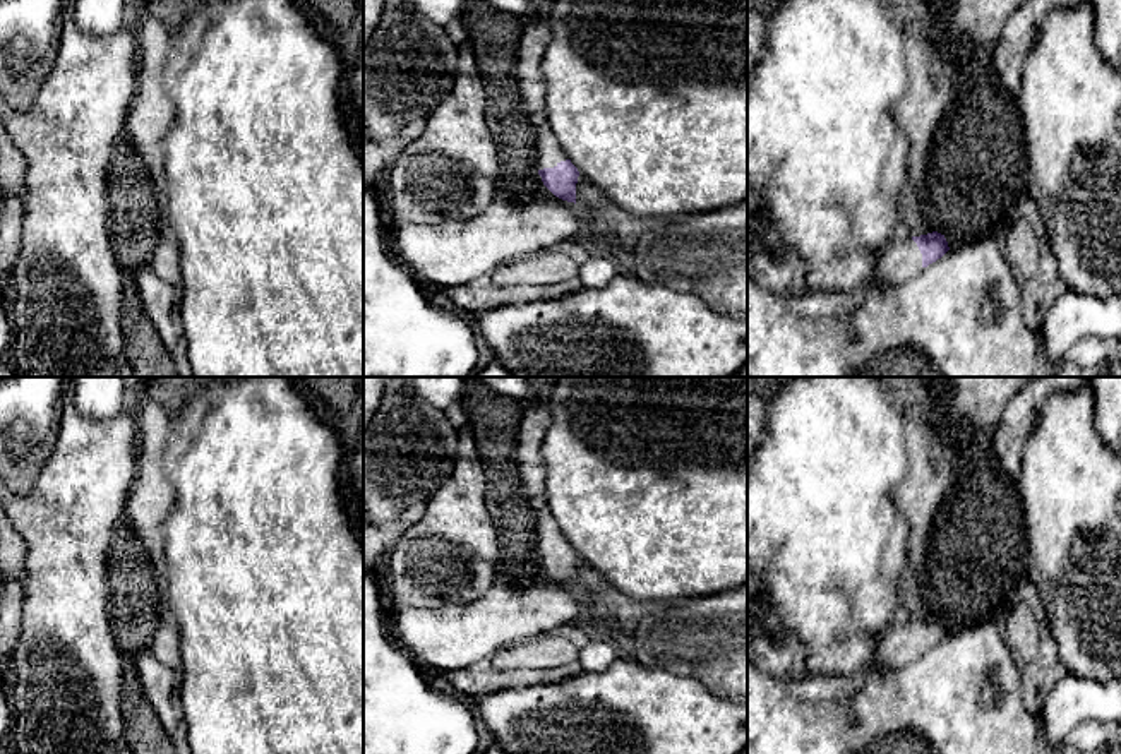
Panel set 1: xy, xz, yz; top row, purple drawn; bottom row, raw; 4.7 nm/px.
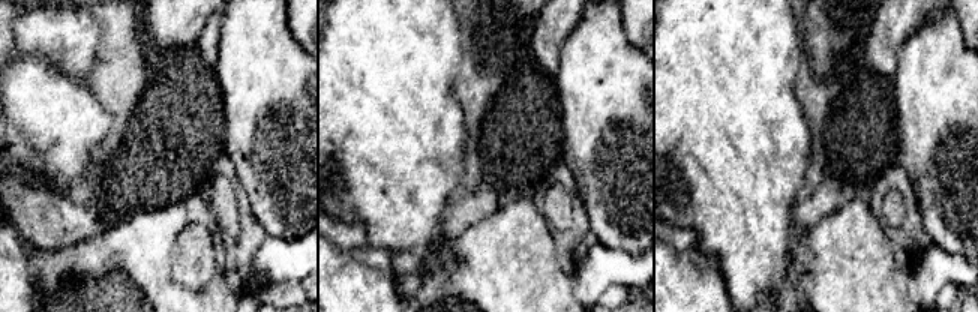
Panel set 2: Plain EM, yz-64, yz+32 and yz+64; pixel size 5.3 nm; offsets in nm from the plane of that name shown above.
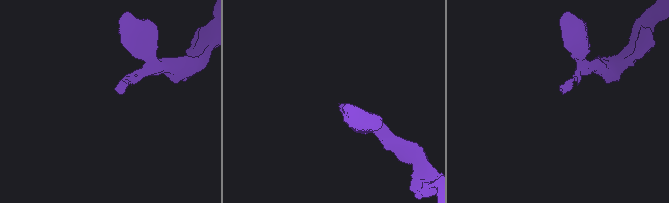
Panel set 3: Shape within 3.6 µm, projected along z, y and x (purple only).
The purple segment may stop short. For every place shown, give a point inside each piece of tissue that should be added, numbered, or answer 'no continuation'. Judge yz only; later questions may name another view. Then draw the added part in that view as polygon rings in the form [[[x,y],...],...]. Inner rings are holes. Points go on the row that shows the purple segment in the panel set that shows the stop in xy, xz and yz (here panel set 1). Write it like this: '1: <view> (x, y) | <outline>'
1: yz (900, 259) | [[[908,233],[896,235],[878,255],[876,274],[884,283],[902,284],[922,269],[922,254]]]

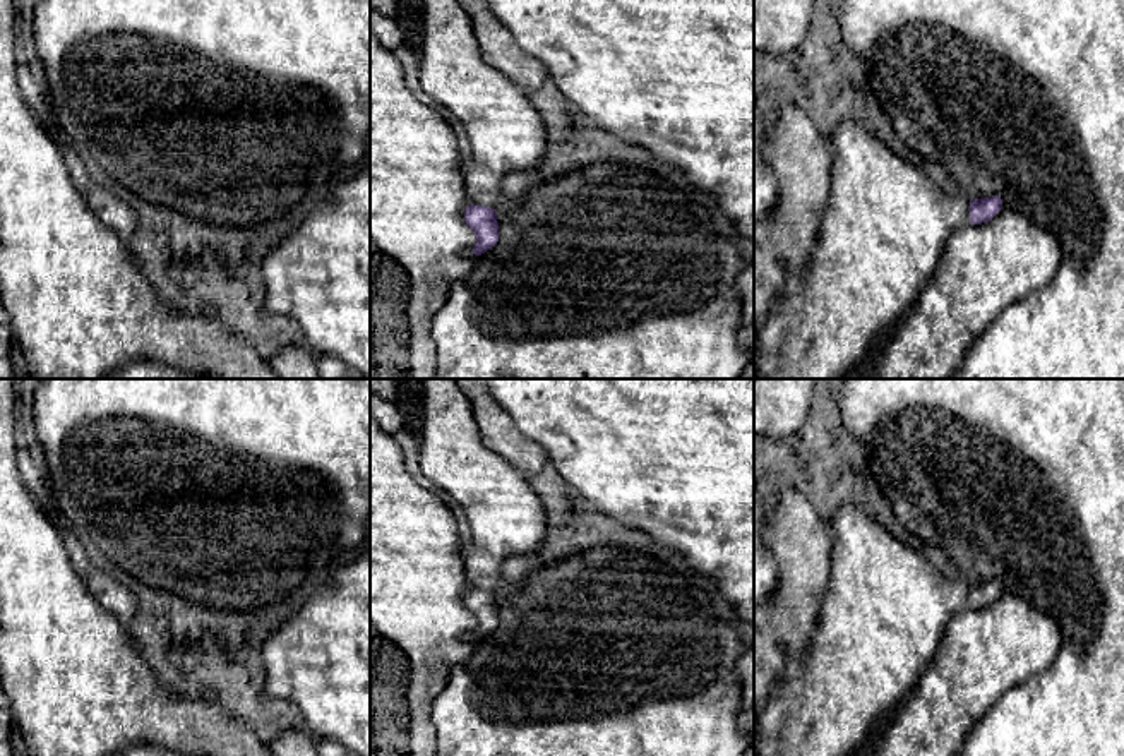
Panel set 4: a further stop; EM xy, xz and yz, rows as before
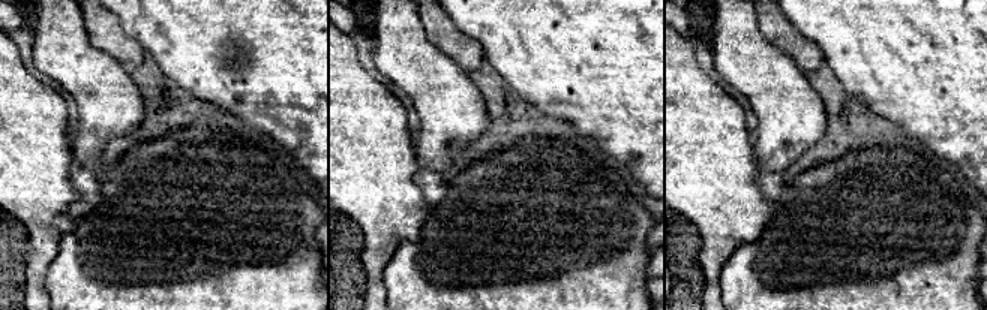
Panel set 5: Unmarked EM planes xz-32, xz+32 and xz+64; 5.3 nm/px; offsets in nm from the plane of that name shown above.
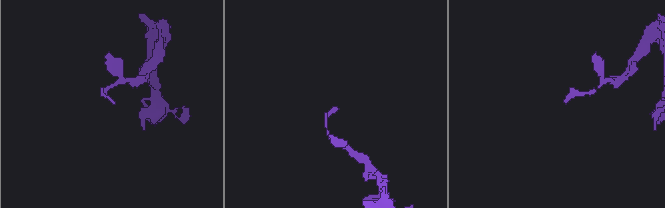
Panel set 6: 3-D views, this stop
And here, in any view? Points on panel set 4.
1: xz (506, 132) | [[[422,0],[415,46],[422,91],[466,127],[464,189],[469,202],[495,211],[504,207],[504,177],[535,170],[545,158],[541,115],[529,94],[483,62],[459,0]]]

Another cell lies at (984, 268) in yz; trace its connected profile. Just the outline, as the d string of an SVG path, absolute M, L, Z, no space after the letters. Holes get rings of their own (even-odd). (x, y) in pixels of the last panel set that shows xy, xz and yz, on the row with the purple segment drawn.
M1016 211L956 230L867 379L949 379L997 315L1047 286L1059 266L1057 238Z

